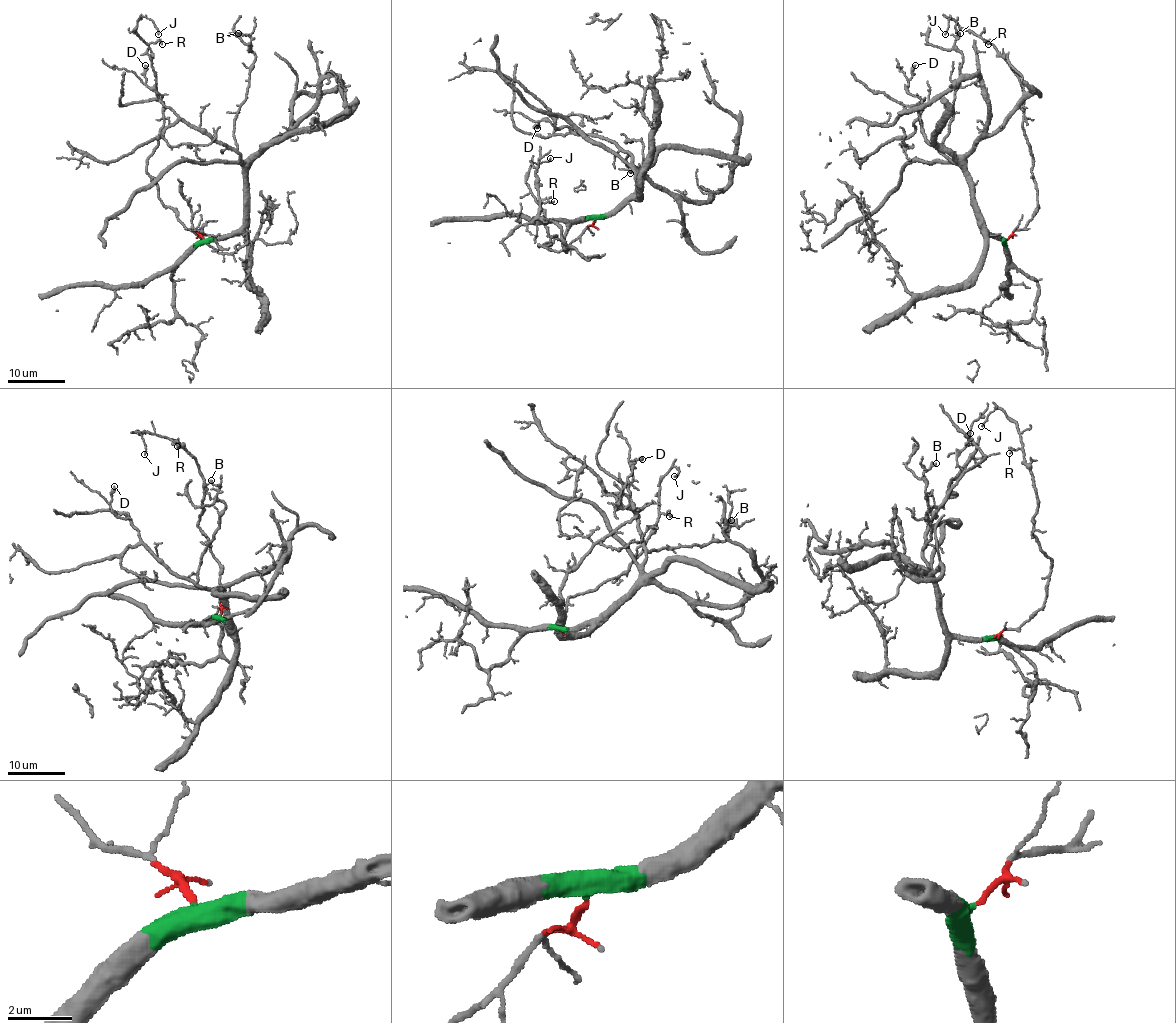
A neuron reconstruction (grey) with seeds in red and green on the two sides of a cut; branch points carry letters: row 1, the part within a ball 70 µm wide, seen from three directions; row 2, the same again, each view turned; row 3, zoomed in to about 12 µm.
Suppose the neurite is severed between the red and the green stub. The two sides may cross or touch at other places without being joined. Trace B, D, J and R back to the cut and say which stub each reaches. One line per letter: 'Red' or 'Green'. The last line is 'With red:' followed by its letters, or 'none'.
B: Green
D: Green
J: Red
R: Red
With red: J, R

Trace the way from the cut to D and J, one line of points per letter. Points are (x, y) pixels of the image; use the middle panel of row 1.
D: (595, 220), (608, 217), (635, 192), (632, 157), (591, 134), (553, 134), (553, 126), (543, 120), (536, 129)
J: (595, 220), (565, 249), (539, 246), (555, 236), (549, 236), (526, 173), (533, 163), (550, 157)

